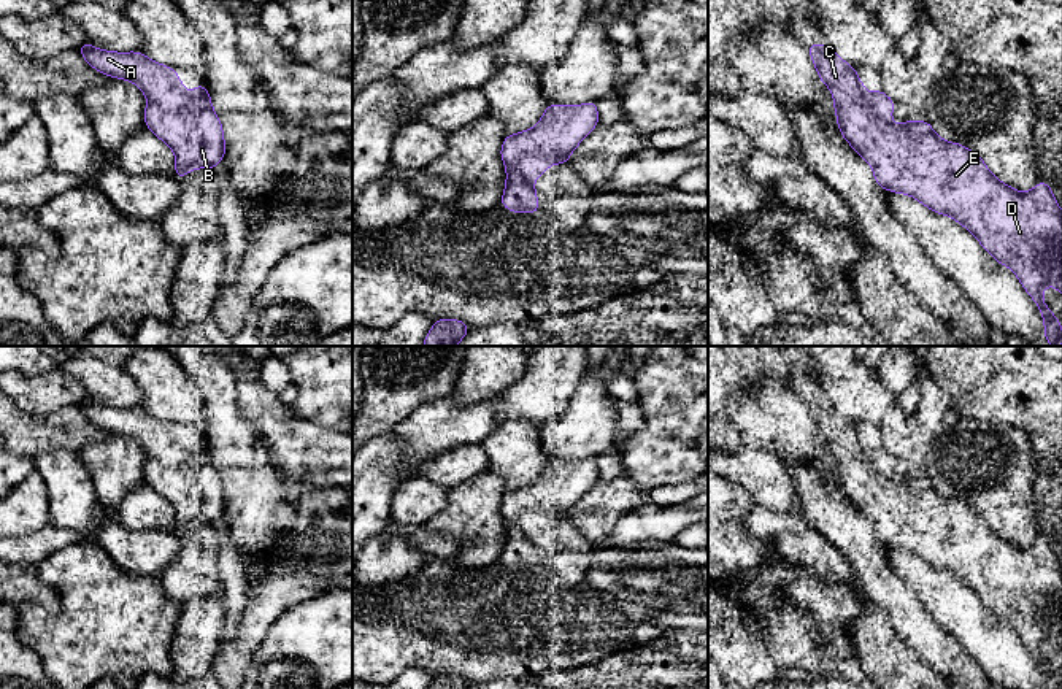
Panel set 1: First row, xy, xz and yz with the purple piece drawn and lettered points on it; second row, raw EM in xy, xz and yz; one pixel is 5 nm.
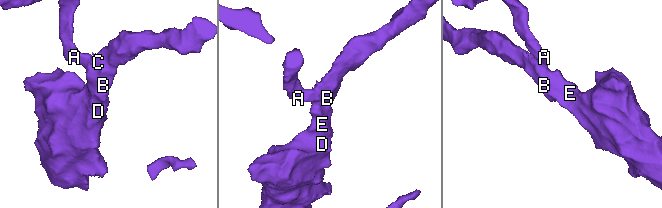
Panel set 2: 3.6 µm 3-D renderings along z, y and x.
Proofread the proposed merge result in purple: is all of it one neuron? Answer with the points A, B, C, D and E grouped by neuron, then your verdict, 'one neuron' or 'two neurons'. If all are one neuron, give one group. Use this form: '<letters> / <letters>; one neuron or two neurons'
A B C D E; one neuron

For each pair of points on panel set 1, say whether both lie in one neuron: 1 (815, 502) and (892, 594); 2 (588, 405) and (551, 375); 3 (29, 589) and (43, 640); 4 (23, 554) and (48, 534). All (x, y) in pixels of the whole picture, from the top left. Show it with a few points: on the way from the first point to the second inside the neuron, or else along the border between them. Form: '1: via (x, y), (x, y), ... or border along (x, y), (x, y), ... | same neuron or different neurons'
1: via (837, 524), (861, 548), (873, 572) | same neuron
2: border along (588, 369), (567, 407), (548, 419) | different neurons
3: border along (35, 567), (57, 594), (59, 610), (54, 615) | different neurons
4: via (29, 548), (34, 548), (42, 540) | same neuron

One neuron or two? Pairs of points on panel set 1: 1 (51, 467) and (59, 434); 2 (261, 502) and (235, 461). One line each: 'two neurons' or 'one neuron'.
1: two neurons
2: one neuron

